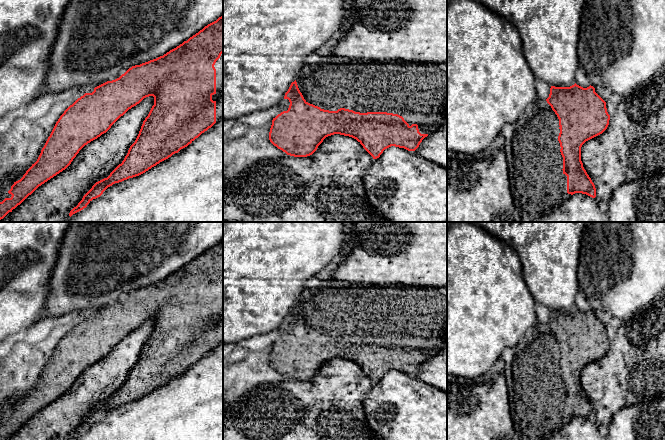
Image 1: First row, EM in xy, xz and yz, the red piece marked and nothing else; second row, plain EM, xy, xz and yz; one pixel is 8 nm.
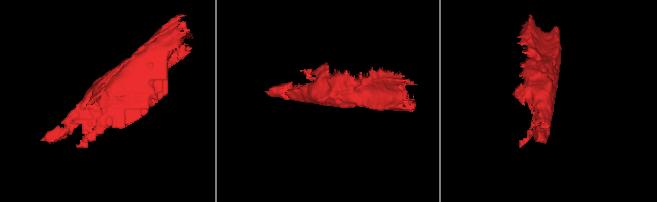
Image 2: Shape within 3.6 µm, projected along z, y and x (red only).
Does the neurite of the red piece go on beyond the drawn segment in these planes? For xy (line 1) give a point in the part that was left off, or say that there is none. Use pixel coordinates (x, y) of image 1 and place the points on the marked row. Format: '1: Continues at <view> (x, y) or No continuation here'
1: Continues at xy (218, 65)

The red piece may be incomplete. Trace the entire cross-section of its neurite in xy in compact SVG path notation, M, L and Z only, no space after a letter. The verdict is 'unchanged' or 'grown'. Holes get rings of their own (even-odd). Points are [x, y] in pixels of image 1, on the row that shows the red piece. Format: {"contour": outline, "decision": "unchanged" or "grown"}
{"contour": "M223 15L163 56L132 66L119 78L95 87L92 93L85 93L70 105L56 122L37 161L3 195L0 200L0 220L9 212L12 212L39 186L65 170L85 145L106 133L129 109L149 96L154 97L154 105L143 121L139 134L130 146L124 160L107 178L96 182L92 186L78 205L70 211L70 217L86 208L93 199L100 197L113 184L139 176L173 154L178 153L223 117Z", "decision": "grown"}

